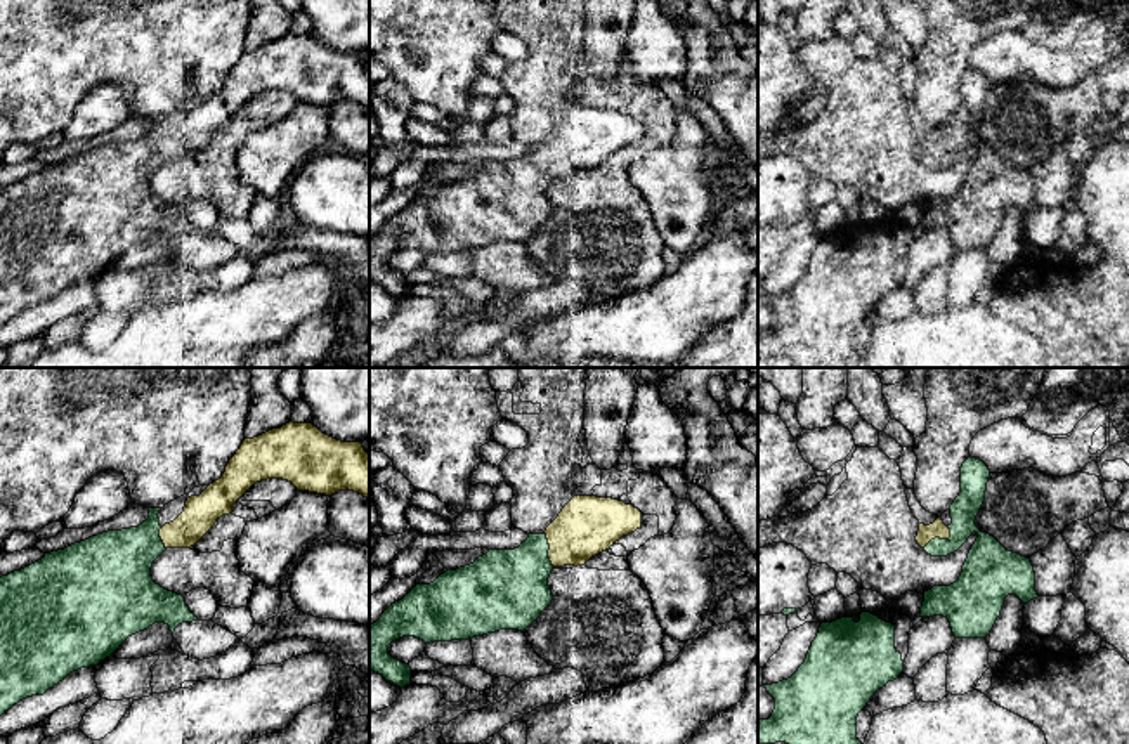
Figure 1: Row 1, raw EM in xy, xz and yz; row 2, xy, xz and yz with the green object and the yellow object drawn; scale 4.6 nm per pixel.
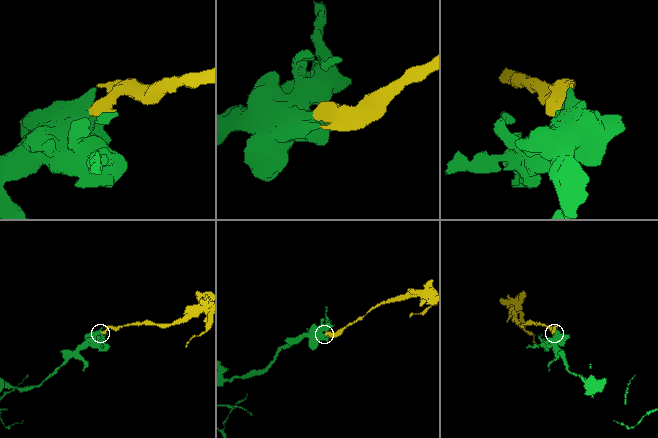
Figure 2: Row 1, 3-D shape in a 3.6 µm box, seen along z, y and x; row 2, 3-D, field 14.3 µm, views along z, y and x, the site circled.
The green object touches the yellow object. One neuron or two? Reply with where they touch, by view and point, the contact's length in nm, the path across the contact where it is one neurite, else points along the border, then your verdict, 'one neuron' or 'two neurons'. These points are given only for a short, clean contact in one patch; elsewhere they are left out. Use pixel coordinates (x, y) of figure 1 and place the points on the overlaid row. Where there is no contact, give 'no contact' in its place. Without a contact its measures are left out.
contact yz (939, 538); length 160 nm; one neuron

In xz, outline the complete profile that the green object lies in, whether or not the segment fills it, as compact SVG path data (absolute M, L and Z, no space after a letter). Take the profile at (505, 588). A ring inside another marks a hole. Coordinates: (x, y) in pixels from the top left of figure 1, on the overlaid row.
M574 496L543 534L529 538L513 550L489 550L473 564L446 571L430 584L416 584L402 600L392 604L369 624L369 671L406 687L411 668L388 654L388 645L402 636L430 642L468 640L499 630L529 628L551 604L548 578L555 567L586 565L623 536L642 527L642 512L612 498Z

